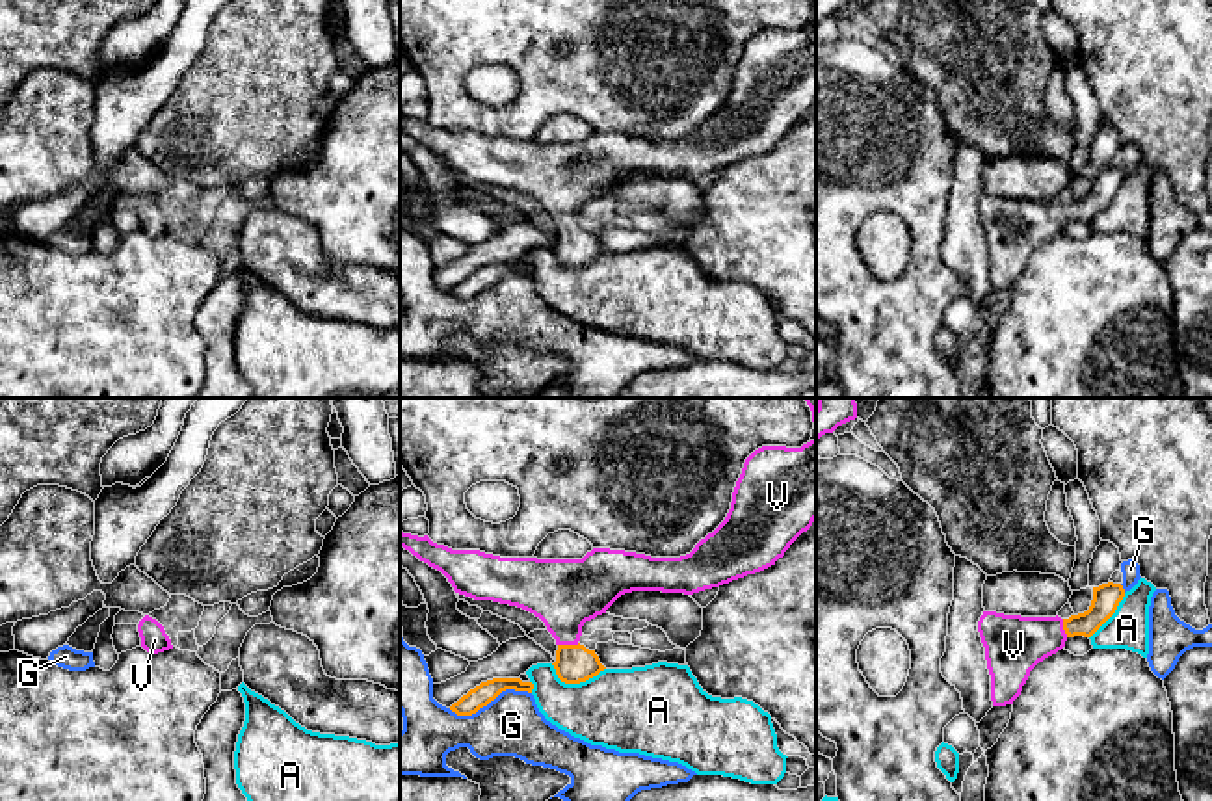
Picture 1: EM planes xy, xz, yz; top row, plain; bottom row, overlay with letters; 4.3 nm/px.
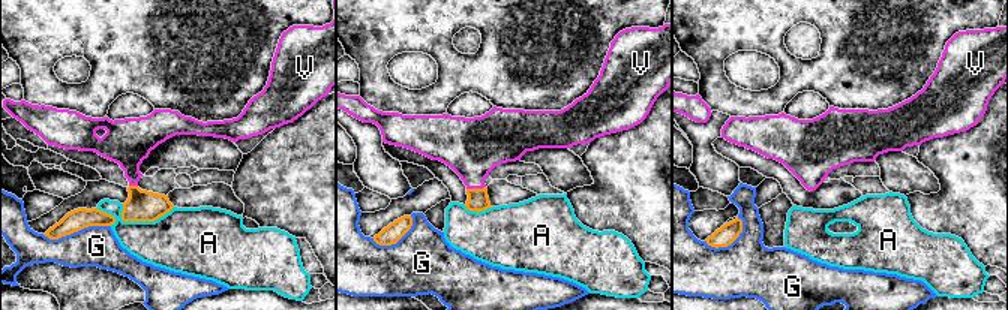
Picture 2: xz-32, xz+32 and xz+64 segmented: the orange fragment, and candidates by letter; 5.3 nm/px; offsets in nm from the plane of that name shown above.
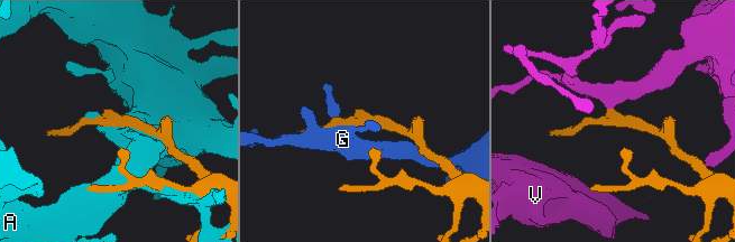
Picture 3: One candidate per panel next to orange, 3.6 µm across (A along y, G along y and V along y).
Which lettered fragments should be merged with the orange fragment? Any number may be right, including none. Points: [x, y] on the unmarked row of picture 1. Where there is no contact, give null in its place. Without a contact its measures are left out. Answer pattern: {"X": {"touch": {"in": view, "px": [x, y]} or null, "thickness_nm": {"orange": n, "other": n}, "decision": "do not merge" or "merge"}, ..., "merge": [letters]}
{"A": {"touch": {"in": "xz", "px": [575, 266]}, "thickness_nm": {"orange": 170, "other": 360}, "decision": "do not merge"}, "G": {"touch": {"in": "xz", "px": [489, 285]}, "thickness_nm": {"orange": 90, "other": 280}, "decision": "do not merge"}, "V": {"touch": {"in": "xz", "px": [567, 229]}, "thickness_nm": {"orange": 170, "other": 300}, "decision": "merge"}, "merge": ["V"]}

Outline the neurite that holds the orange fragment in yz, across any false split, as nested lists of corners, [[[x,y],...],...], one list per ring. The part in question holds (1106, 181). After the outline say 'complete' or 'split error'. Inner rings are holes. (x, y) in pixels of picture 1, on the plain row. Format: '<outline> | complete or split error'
[[[1121,167],[1093,171],[1089,193],[1069,203],[983,195],[978,216],[991,258],[993,290],[1013,288],[1039,245],[1061,234],[1069,221],[1091,221],[1115,197],[1123,180]]] | split error

